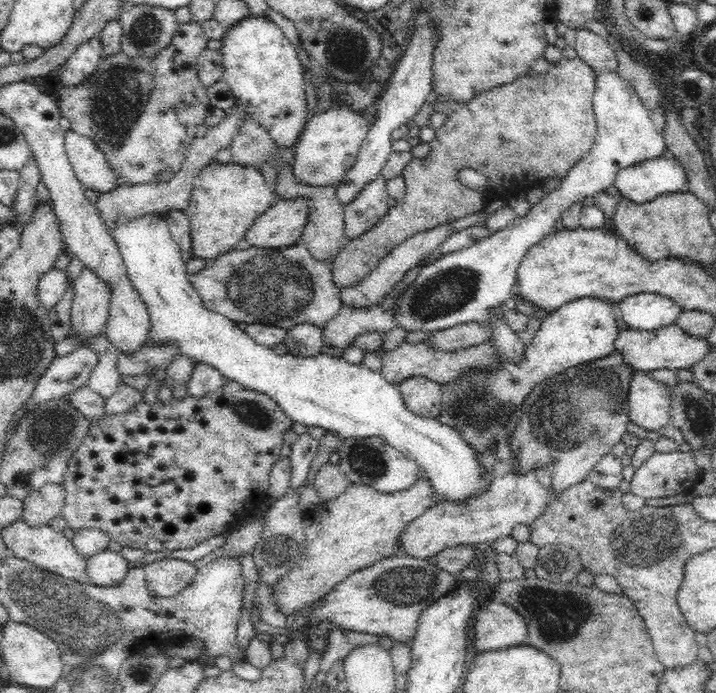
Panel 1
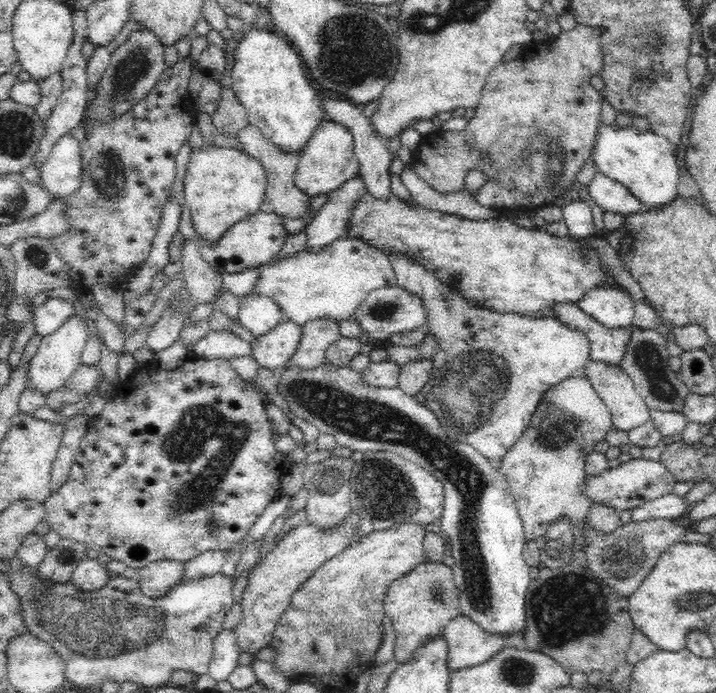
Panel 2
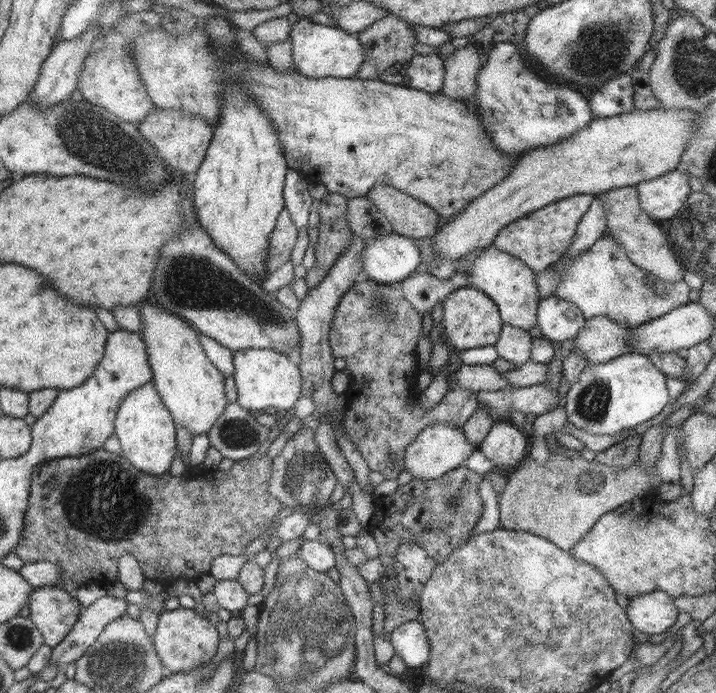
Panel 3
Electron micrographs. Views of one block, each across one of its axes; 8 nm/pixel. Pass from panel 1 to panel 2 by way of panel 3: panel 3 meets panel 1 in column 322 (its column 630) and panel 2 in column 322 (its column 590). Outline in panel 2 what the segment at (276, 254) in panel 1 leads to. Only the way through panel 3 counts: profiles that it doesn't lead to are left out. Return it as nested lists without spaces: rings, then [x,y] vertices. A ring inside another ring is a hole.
[[[348,236],[340,237],[338,240],[334,240],[334,242],[330,242],[330,244],[326,244],[324,246],[320,246],[320,248],[317,248],[317,246],[314,246],[314,248],[305,248],[305,250],[300,250],[300,252],[296,252],[296,254],[292,254],[292,256],[286,256],[286,258],[280,258],[280,260],[272,260],[271,262],[268,262],[268,264],[262,264],[262,266],[256,266],[252,269],[252,271],[256,271],[256,282],[254,282],[254,286],[252,286],[252,290],[246,294],[246,296],[240,296],[239,299],[242,297],[249,297],[250,295],[260,295],[264,297],[270,297],[270,299],[274,300],[274,303],[280,307],[280,310],[282,311],[283,317],[282,320],[287,321],[291,320],[292,322],[295,322],[296,324],[302,325],[304,323],[307,323],[308,321],[318,319],[318,318],[328,318],[335,320],[337,323],[341,320],[346,320],[351,318],[354,313],[357,312],[358,307],[365,301],[365,298],[373,291],[382,287],[388,287],[388,286],[396,286],[397,284],[397,278],[394,272],[394,269],[392,268],[392,265],[390,264],[390,261],[388,261],[388,257],[382,252],[379,248],[374,248],[373,246],[370,246],[368,243],[364,242],[362,239],[359,238],[350,238]]]

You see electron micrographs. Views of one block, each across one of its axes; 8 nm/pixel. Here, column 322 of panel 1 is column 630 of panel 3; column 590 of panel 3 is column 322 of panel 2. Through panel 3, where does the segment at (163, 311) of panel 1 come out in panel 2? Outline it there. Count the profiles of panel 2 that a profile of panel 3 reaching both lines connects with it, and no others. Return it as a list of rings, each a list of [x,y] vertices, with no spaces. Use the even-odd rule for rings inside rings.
[[[325,362],[317,368],[309,370],[300,369],[300,367],[288,367],[284,368],[285,372],[280,375],[277,374],[277,388],[278,393],[286,400],[287,407],[294,413],[295,417],[308,422],[308,424],[314,425],[320,433],[330,434],[334,437],[337,445],[348,448],[353,451],[360,452],[376,452],[386,451],[394,452],[411,460],[416,465],[420,466],[424,471],[432,474],[443,486],[442,486],[442,514],[440,521],[438,522],[438,530],[446,537],[448,544],[452,550],[452,558],[454,558],[454,566],[452,569],[454,584],[458,589],[458,600],[461,606],[461,614],[468,616],[472,621],[477,622],[482,628],[485,628],[488,632],[494,634],[520,634],[524,632],[524,620],[525,620],[525,606],[524,596],[528,584],[530,584],[530,574],[528,573],[528,563],[524,560],[523,550],[527,543],[523,522],[520,518],[515,498],[510,492],[510,485],[504,476],[490,463],[490,461],[482,456],[481,452],[478,452],[473,446],[466,442],[460,442],[459,440],[452,440],[449,438],[448,433],[442,426],[436,414],[429,408],[429,406],[418,403],[415,397],[406,395],[401,388],[394,386],[392,388],[384,388],[380,386],[374,386],[366,383],[362,379],[362,373],[355,372],[349,365],[344,367],[334,367],[334,365]]]

